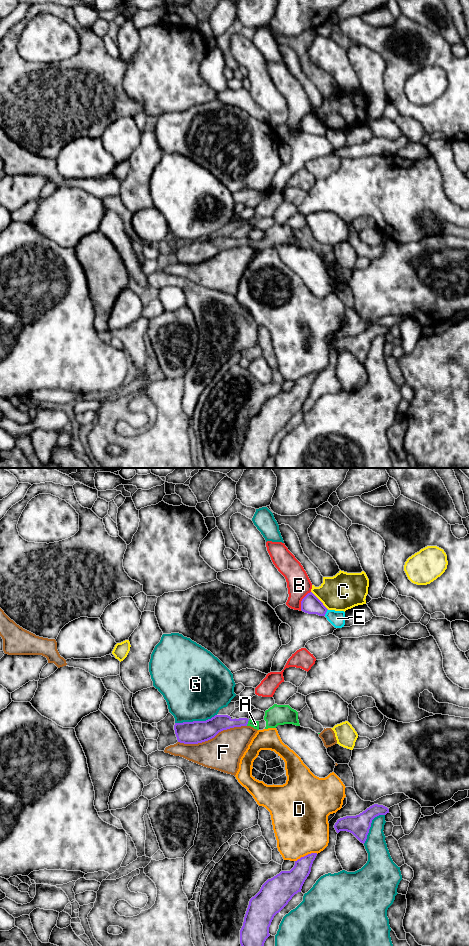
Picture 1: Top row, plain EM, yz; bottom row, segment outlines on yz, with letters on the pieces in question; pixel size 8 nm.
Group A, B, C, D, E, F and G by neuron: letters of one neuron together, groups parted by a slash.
A / B / C / D / E / F / G

